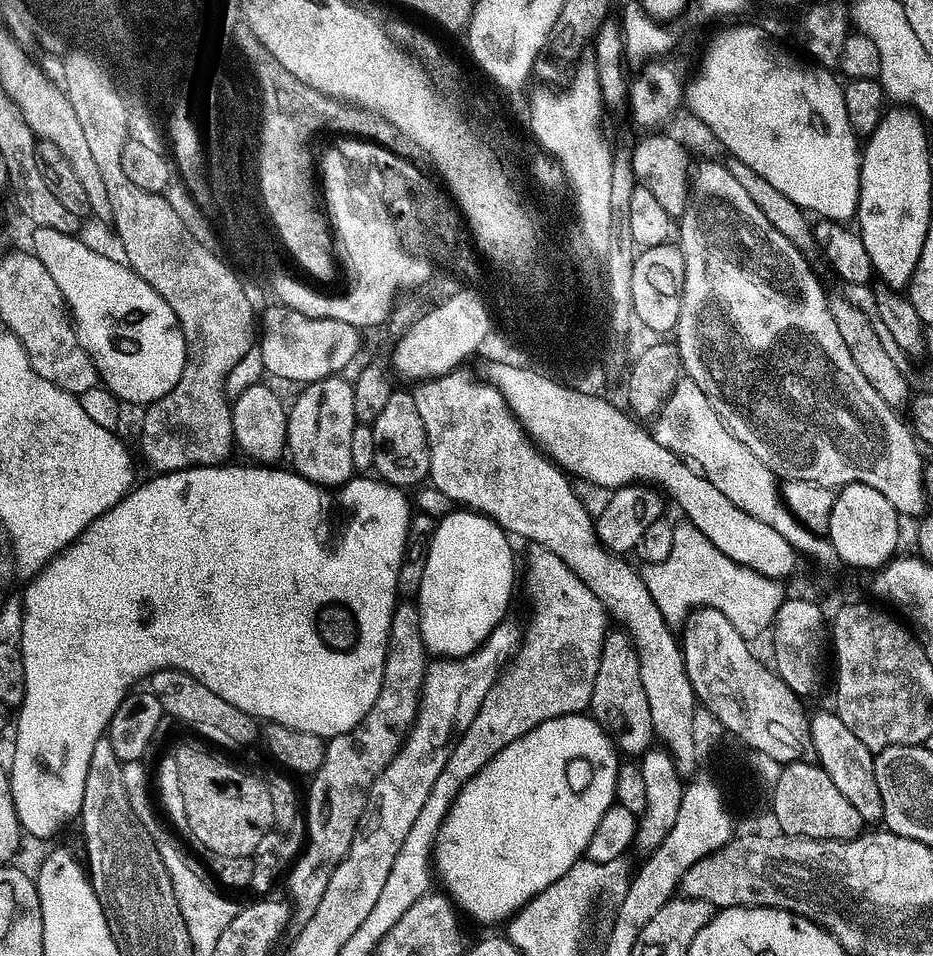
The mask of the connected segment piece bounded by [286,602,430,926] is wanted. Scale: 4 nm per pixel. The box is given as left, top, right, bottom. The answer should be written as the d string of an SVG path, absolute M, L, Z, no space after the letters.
M412 602L397 603L378 702L374 702L370 714L366 714L357 728L327 741L322 770L311 777L312 789L306 792L308 838L304 851L286 876L288 892L292 895L290 907L297 925L308 924L310 918L318 914L318 906L322 906L322 898L326 898L334 870L342 866L346 854L350 854L350 846L354 846L374 782L378 782L386 766L394 762L400 748L408 741L418 718L429 663L430 653L422 638L419 607Z

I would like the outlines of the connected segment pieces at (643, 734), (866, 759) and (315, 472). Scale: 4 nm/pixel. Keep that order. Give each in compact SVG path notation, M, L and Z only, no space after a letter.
M609 631L608 640L604 643L590 712L625 757L640 758L654 744L650 698L646 698L646 690L642 686L642 670L636 644L627 631L619 631Z
M835 711L820 712L811 717L811 744L815 759L826 774L830 774L830 782L842 790L846 802L858 810L858 814L869 825L876 826L884 819L882 794L876 781L876 756L873 749L867 748L861 740L854 738L854 733L842 722Z
M343 375L331 376L325 380L319 380L316 384L307 385L304 392L296 400L296 405L291 405L288 414L288 452L291 467L297 476L303 480L309 480L312 484L318 484L325 490L339 489L348 484L357 475L354 466L354 430L358 427L356 419L356 385L351 379Z

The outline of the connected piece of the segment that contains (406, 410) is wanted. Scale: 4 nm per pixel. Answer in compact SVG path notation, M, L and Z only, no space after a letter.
M393 391L386 410L382 410L382 414L376 419L372 433L376 443L374 472L379 479L397 488L411 490L415 484L420 484L423 480L425 483L431 477L428 434L422 414L418 412L418 402L411 391Z

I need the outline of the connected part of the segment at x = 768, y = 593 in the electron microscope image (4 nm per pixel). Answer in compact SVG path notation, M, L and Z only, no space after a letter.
M687 522L681 524L676 528L672 553L666 562L651 565L647 569L649 572L643 573L646 586L650 590L654 602L658 602L658 610L662 610L669 625L683 625L698 608L713 608L726 614L726 618L730 618L730 622L738 630L738 634L742 634L744 639L749 642L755 641L755 636L762 635L764 631L767 633L775 625L778 610L786 599L782 586L784 584L779 579L763 576L754 570L743 568L741 564L736 564L735 561L726 558L726 554L722 554L722 550L718 550L714 546L714 542L710 542L706 538L706 534L698 531L693 524Z

